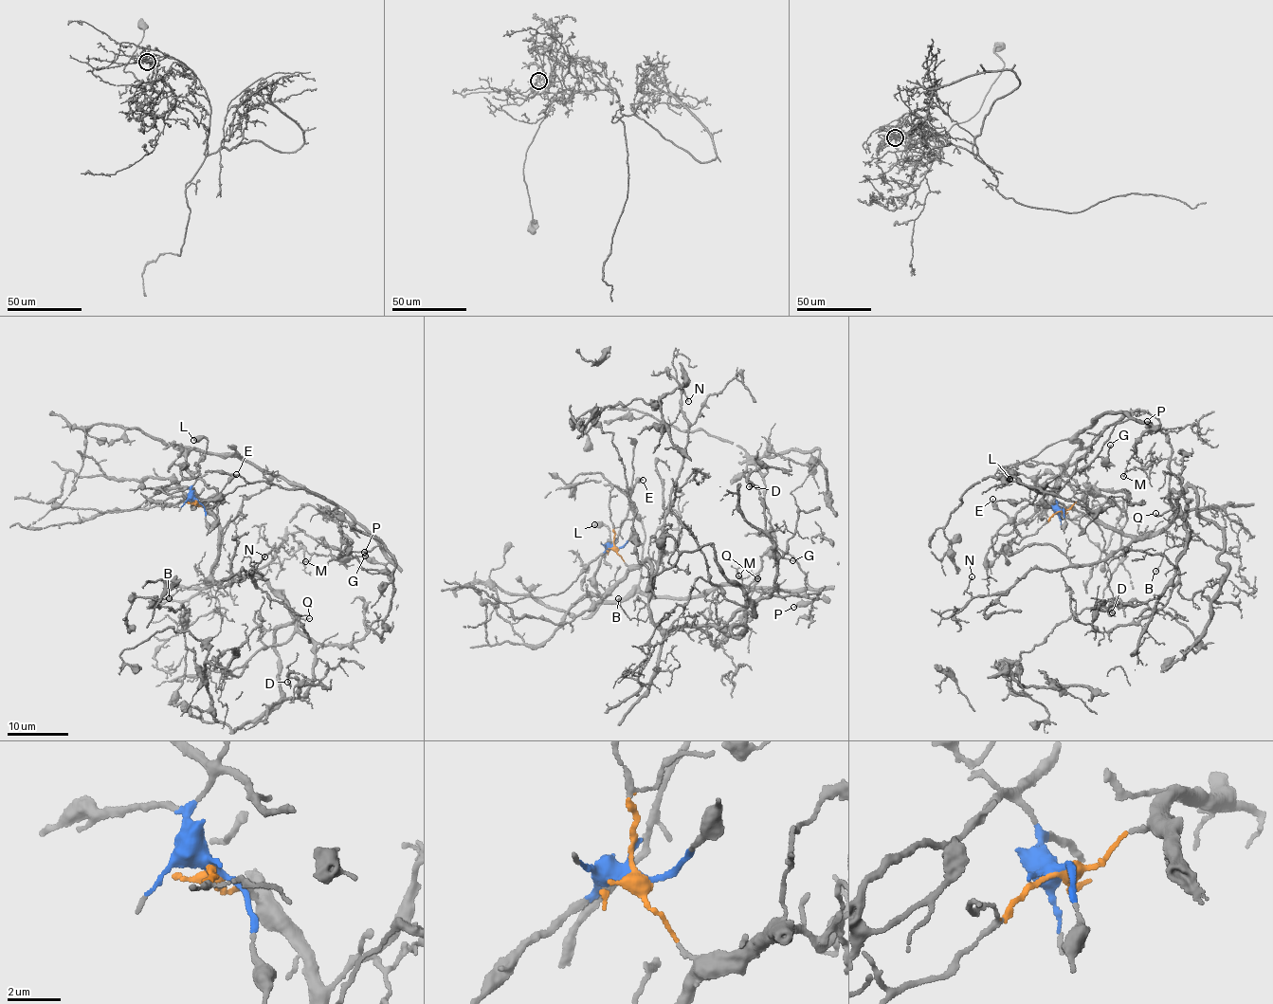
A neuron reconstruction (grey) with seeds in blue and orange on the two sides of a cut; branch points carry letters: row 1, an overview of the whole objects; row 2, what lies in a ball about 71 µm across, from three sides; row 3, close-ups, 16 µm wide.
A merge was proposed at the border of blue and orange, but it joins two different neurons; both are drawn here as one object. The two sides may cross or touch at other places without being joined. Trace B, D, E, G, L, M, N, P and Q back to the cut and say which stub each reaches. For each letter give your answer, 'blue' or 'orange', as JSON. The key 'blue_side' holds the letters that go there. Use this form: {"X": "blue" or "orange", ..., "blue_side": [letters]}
{"B": "orange", "D": "orange", "E": "blue", "G": "blue", "L": "blue", "M": "orange", "N": "orange", "P": "blue", "Q": "orange", "blue_side": ["E", "G", "L", "P"]}

